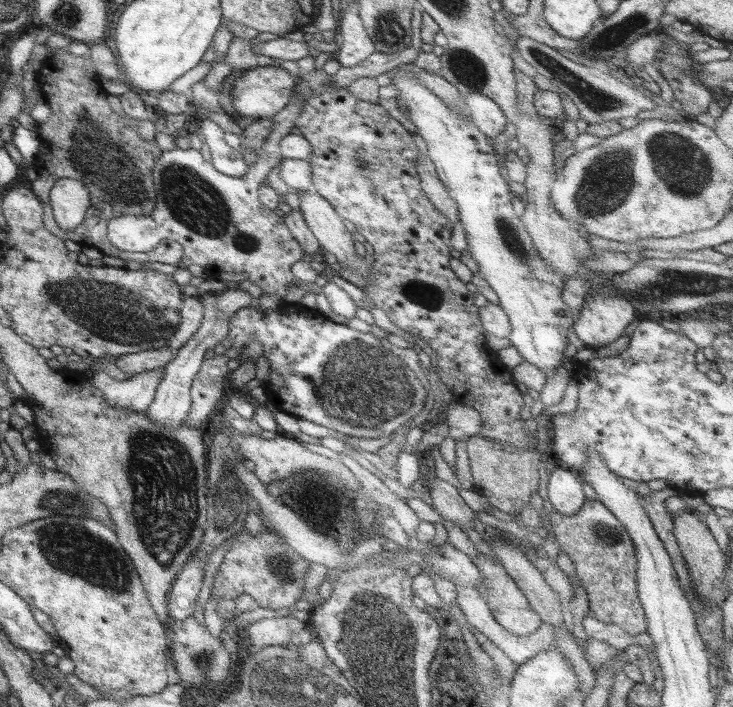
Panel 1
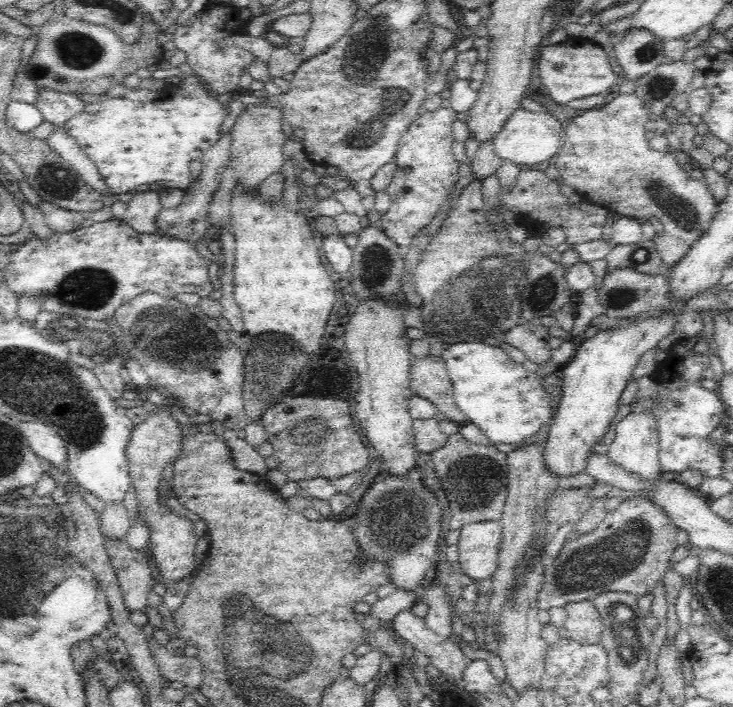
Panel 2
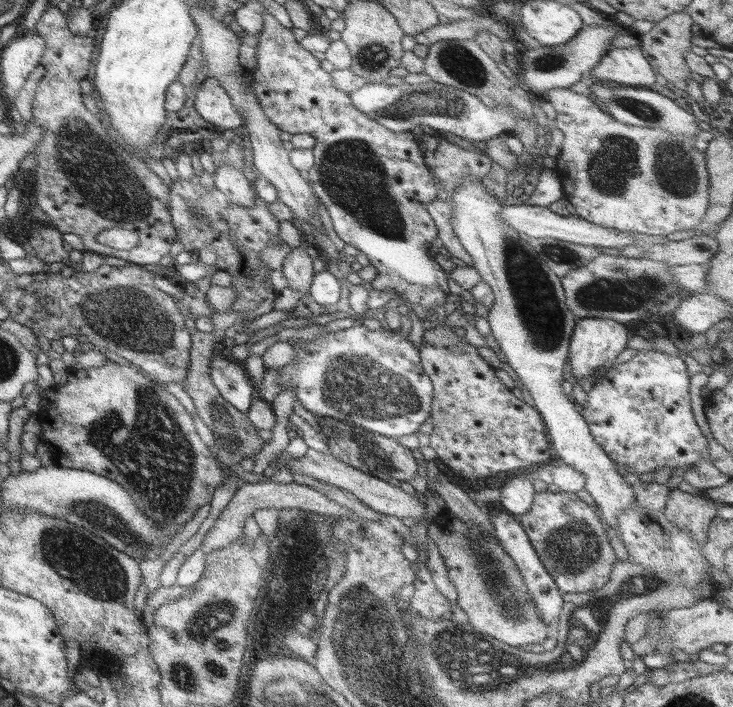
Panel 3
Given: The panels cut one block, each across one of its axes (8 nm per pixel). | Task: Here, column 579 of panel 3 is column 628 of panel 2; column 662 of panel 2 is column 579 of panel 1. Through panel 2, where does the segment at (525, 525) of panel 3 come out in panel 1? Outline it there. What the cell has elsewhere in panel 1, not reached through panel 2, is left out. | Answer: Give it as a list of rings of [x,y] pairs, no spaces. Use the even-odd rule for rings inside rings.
[[[585,498],[583,505],[575,512],[575,515],[563,516],[551,512],[550,522],[553,529],[553,534],[551,533],[548,537],[551,553],[561,551],[575,565],[575,574],[587,594],[589,614],[599,622],[617,625],[630,635],[645,632],[645,615],[636,591],[634,546],[626,530],[613,518],[613,514],[608,512],[601,502]]]

